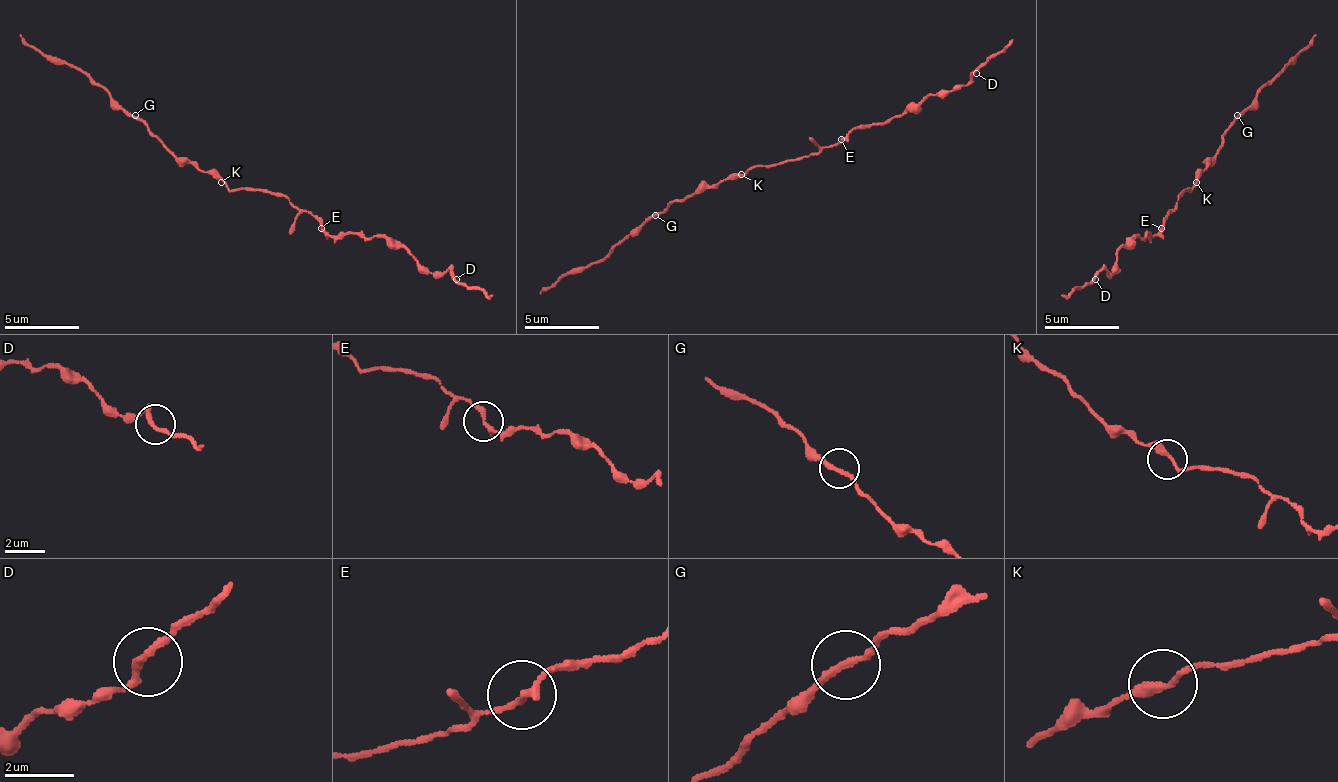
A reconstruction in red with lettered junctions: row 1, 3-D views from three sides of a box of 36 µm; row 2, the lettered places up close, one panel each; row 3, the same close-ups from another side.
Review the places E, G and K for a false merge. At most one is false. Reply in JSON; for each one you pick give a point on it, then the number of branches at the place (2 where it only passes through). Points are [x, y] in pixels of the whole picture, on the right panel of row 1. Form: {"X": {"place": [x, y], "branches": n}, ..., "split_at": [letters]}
{"split_at": []}

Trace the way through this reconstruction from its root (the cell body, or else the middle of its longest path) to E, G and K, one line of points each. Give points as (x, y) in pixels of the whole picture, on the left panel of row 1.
E: (247, 190), (281, 194), (303, 208), (322, 227)
G: (247, 190), (229, 190), (206, 171), (184, 164), (135, 115)
K: (247, 190), (229, 190), (221, 182)

